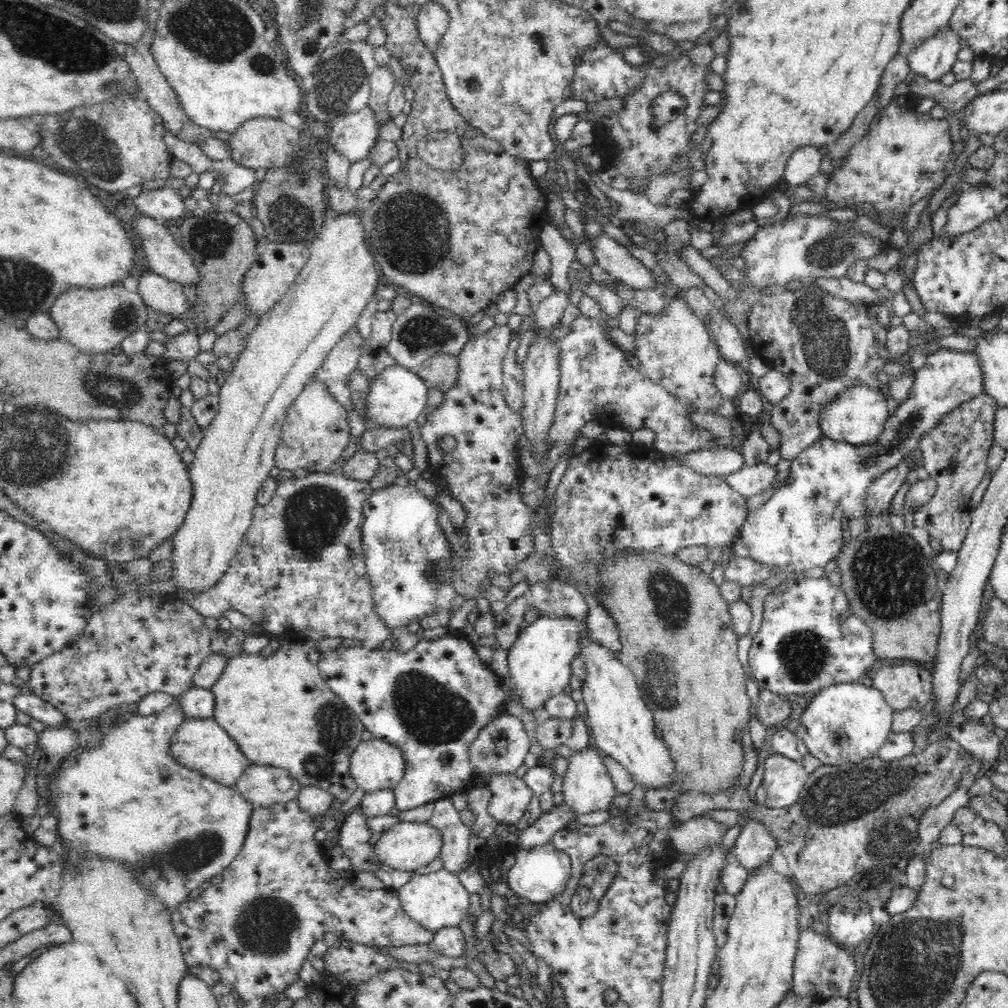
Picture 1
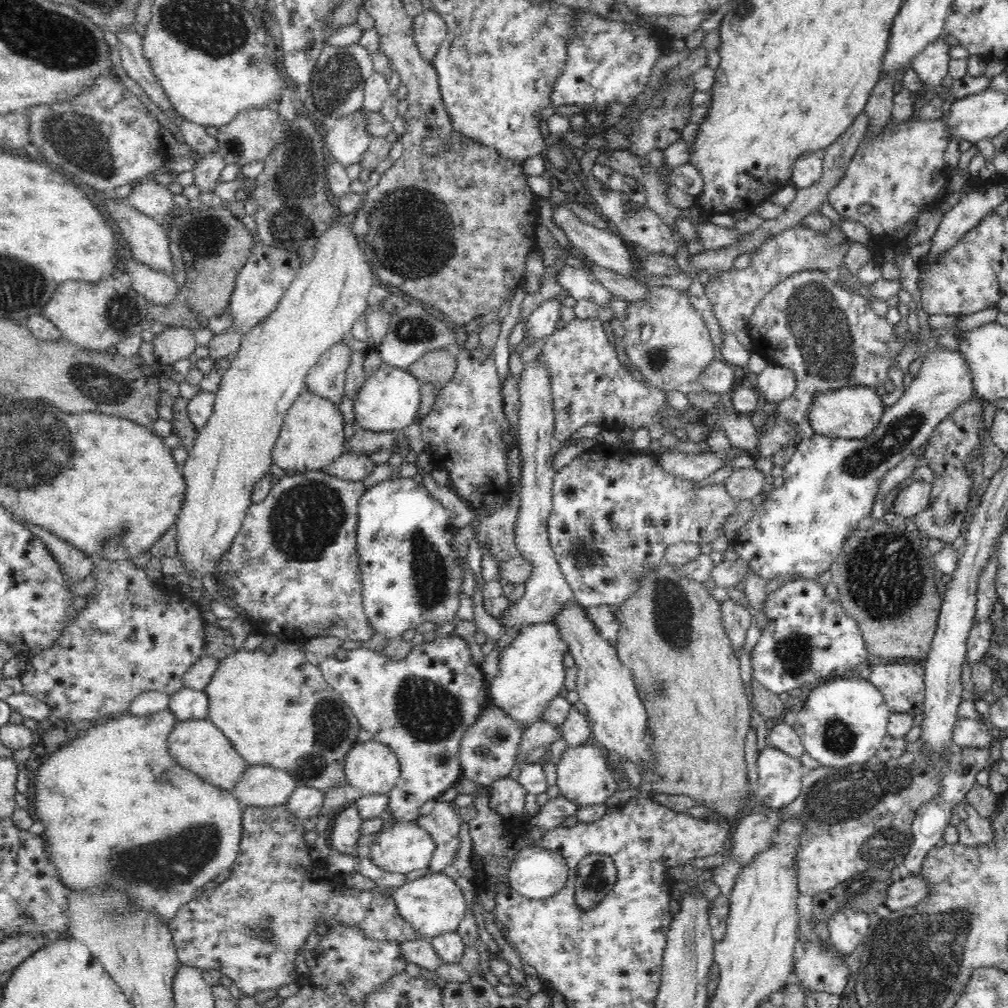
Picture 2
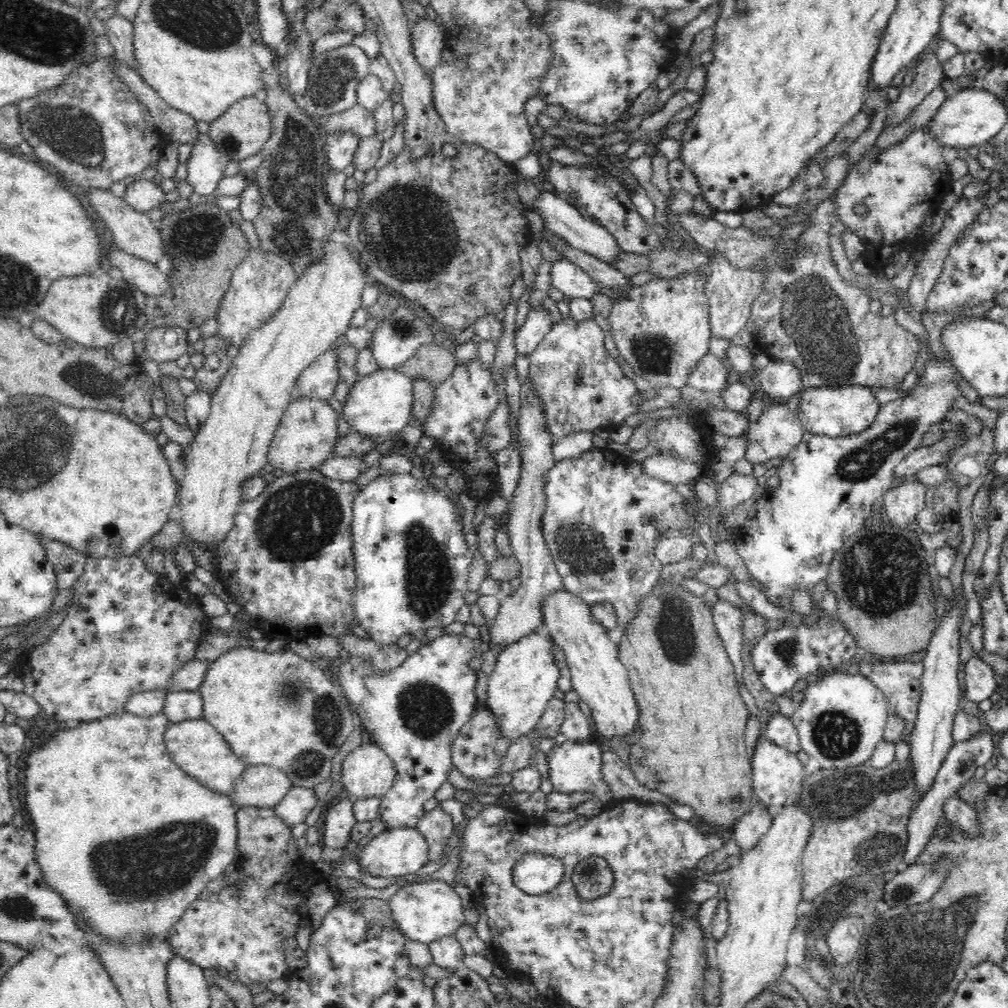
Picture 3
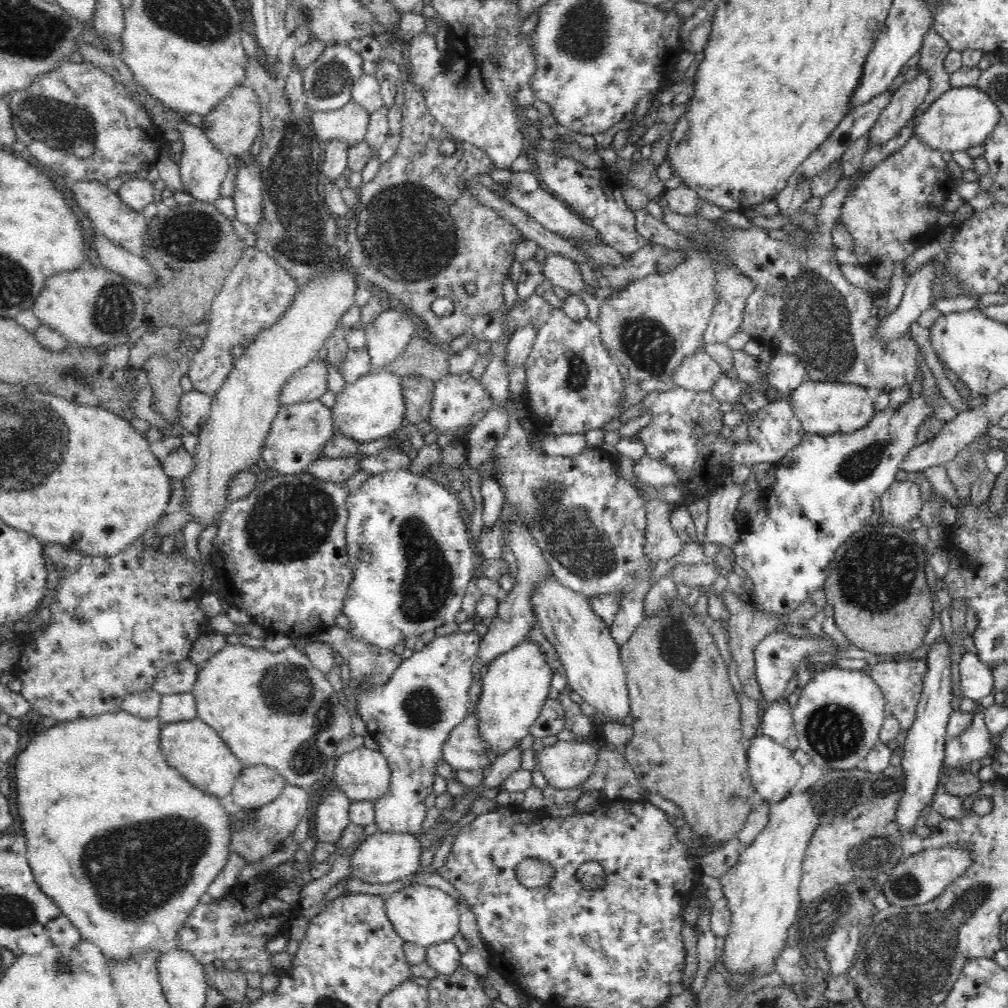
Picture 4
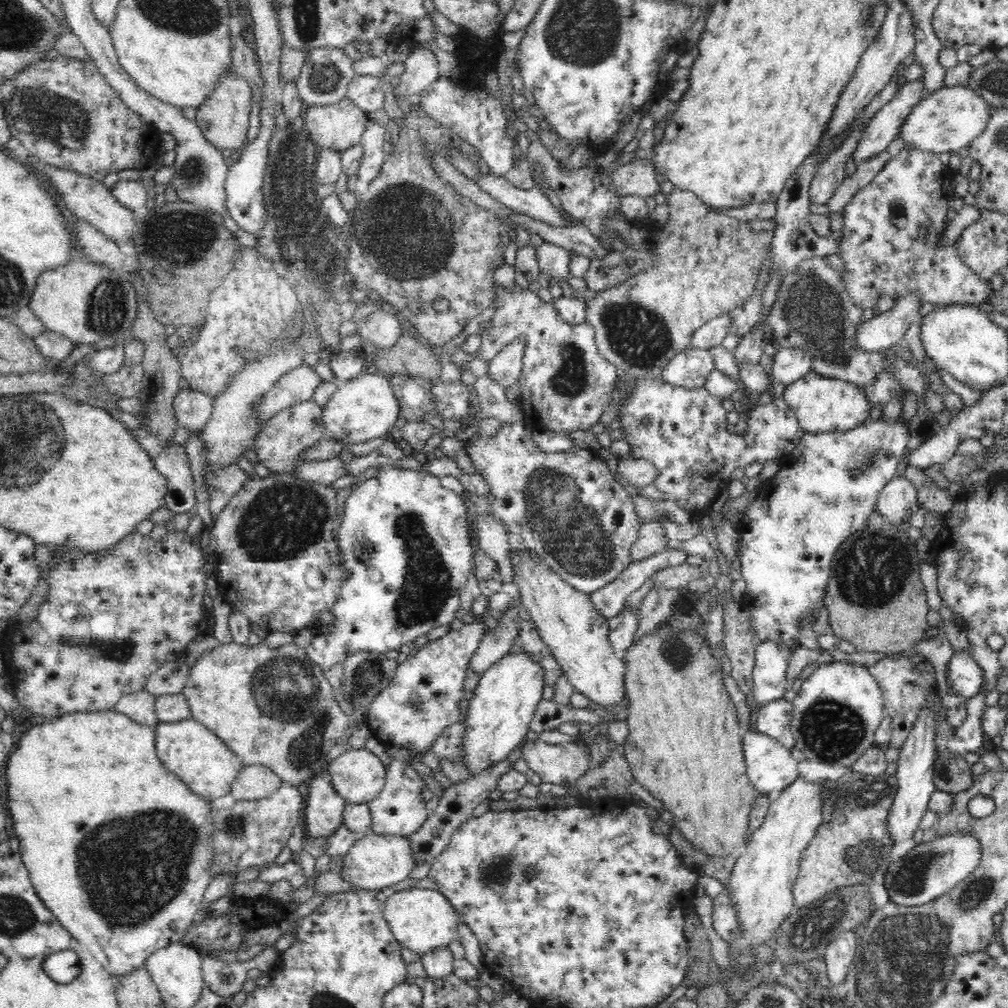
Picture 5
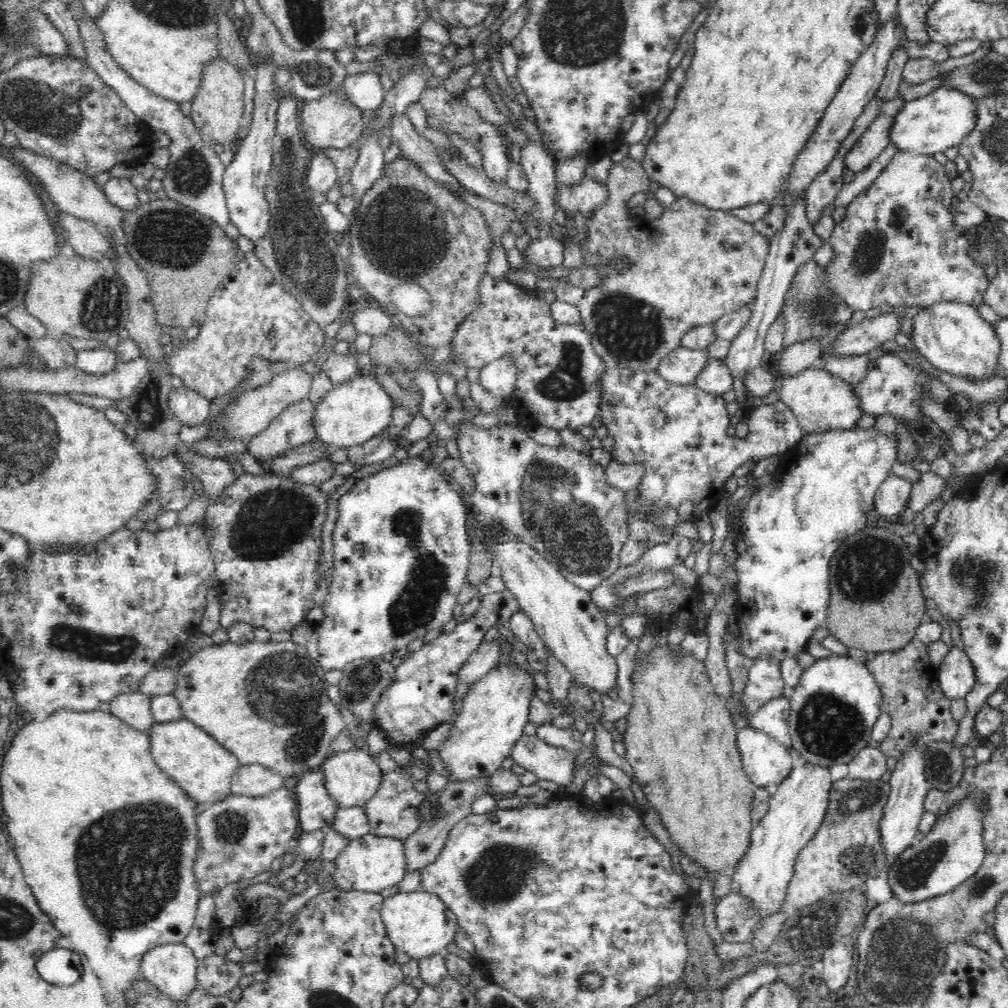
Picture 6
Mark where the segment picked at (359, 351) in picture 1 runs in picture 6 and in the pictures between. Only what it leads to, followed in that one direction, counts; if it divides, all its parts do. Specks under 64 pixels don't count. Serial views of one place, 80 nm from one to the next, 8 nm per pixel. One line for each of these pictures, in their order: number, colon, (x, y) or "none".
2: (328, 377)
3: (320, 380)
4: (310, 383)
5: (300, 385)
6: (253, 412)

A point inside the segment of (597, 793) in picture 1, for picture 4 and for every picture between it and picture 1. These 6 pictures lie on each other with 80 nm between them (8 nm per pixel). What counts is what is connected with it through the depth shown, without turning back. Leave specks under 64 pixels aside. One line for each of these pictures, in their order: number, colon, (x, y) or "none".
2: (584, 777)
3: (574, 768)
4: (565, 765)

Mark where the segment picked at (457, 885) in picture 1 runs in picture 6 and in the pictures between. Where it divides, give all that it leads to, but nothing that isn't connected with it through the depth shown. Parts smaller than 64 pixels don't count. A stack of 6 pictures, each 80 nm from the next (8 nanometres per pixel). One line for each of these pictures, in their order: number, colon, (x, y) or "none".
2: (434, 903)
3: (425, 909)
4: (425, 915)
5: (423, 919)
6: (420, 923)

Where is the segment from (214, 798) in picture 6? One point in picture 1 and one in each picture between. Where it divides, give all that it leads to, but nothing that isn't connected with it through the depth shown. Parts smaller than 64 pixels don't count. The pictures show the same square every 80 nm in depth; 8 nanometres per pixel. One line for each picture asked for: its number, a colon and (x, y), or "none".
1: (202, 745)
2: (200, 746)
3: (196, 746)
4: (196, 750)
5: (189, 749)

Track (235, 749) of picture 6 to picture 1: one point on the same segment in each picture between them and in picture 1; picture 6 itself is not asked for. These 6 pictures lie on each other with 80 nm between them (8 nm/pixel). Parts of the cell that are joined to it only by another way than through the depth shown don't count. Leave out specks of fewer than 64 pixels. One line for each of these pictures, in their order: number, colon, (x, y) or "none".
1: (279, 708)
2: (278, 710)
3: (277, 709)
4: (230, 697)
5: (219, 691)

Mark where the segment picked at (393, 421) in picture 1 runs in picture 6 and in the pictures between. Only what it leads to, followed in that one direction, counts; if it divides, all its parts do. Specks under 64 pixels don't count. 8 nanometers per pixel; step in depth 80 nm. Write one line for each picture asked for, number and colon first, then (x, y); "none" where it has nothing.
2: (390, 401)
3: (380, 405)
4: (373, 406)
5: (362, 409)
6: (351, 413)

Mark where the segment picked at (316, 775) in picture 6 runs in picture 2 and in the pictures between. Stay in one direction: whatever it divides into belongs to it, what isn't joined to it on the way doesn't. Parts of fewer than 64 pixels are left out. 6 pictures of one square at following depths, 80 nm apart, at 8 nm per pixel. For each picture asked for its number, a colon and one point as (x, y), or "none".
2: (348, 826)
3: (340, 820)
4: (332, 813)
5: (324, 812)

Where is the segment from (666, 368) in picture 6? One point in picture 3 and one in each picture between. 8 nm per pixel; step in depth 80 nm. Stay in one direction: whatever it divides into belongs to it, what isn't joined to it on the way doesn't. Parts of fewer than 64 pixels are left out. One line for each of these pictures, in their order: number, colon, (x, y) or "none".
3: (711, 376)
4: (701, 373)
5: (691, 369)

